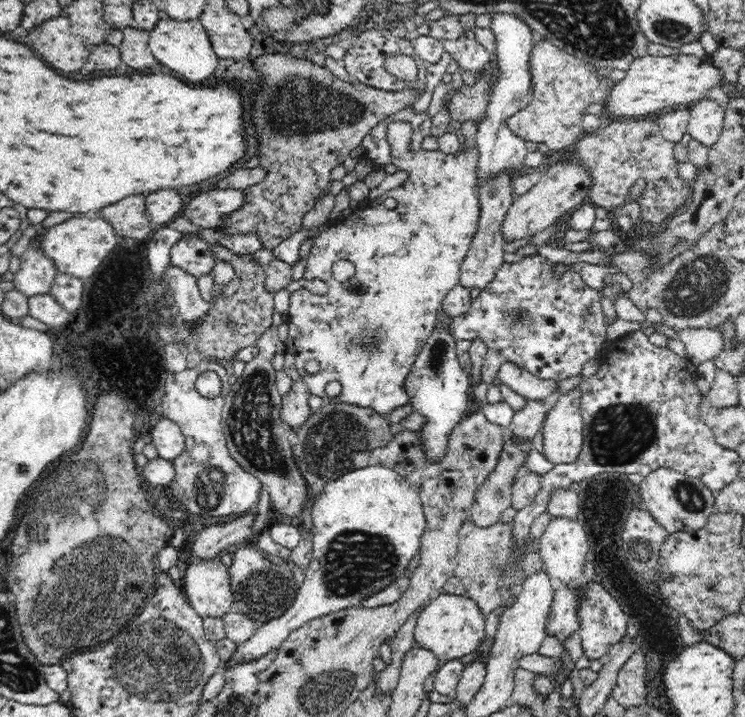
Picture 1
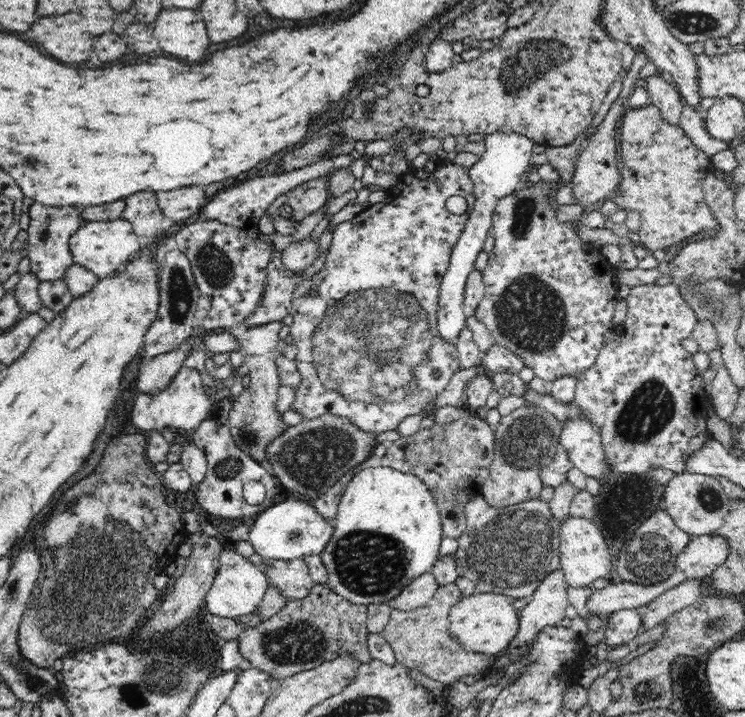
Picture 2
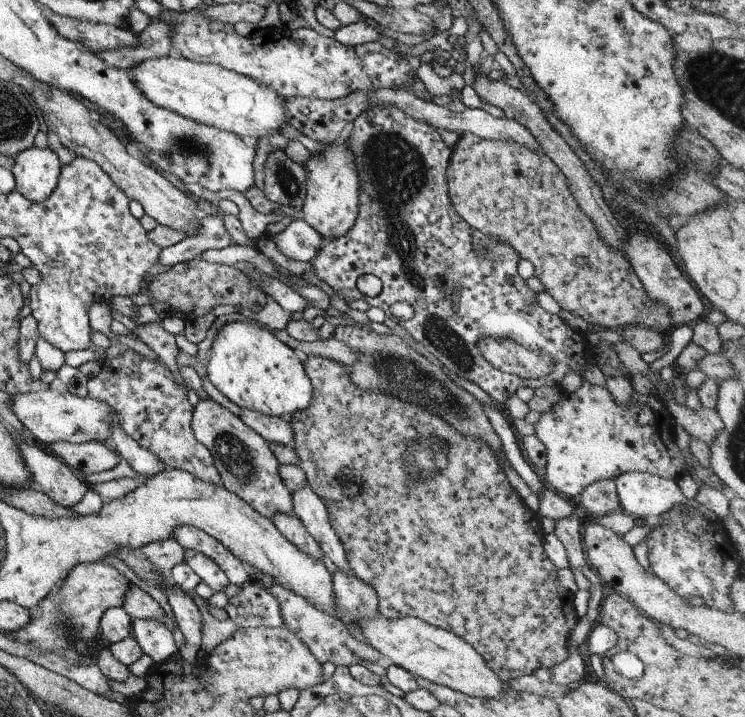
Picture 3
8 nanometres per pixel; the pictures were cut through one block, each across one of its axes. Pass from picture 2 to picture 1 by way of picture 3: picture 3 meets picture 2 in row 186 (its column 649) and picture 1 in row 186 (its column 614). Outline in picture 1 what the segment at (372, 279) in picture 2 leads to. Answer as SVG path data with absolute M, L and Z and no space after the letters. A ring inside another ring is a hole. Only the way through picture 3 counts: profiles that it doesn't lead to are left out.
M477 148L458 154L421 149L391 156L391 163L397 170L408 172L408 181L378 198L368 198L350 216L330 224L314 238L303 277L323 280L328 284L328 290L322 295L301 287L291 293L287 312L289 337L284 349L295 358L297 371L311 394L320 396L324 404L348 403L388 417L392 410L409 403L406 379L436 326L437 312L446 293L459 284L462 261L478 228L478 160ZM387 198L396 200L396 208L386 208ZM338 260L350 260L355 266L354 275L345 282L337 281L332 275L332 266ZM312 359L320 362L317 374L308 374L304 369L304 364ZM332 380L342 384L339 396L330 397L324 391Z

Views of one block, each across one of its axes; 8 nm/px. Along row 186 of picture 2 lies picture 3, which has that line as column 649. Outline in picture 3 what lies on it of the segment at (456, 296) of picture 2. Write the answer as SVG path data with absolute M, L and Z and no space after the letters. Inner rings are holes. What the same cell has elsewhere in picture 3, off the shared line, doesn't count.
M641 471L620 474L614 479L620 511L637 518L654 519L673 505L683 505L685 497L674 480Z

